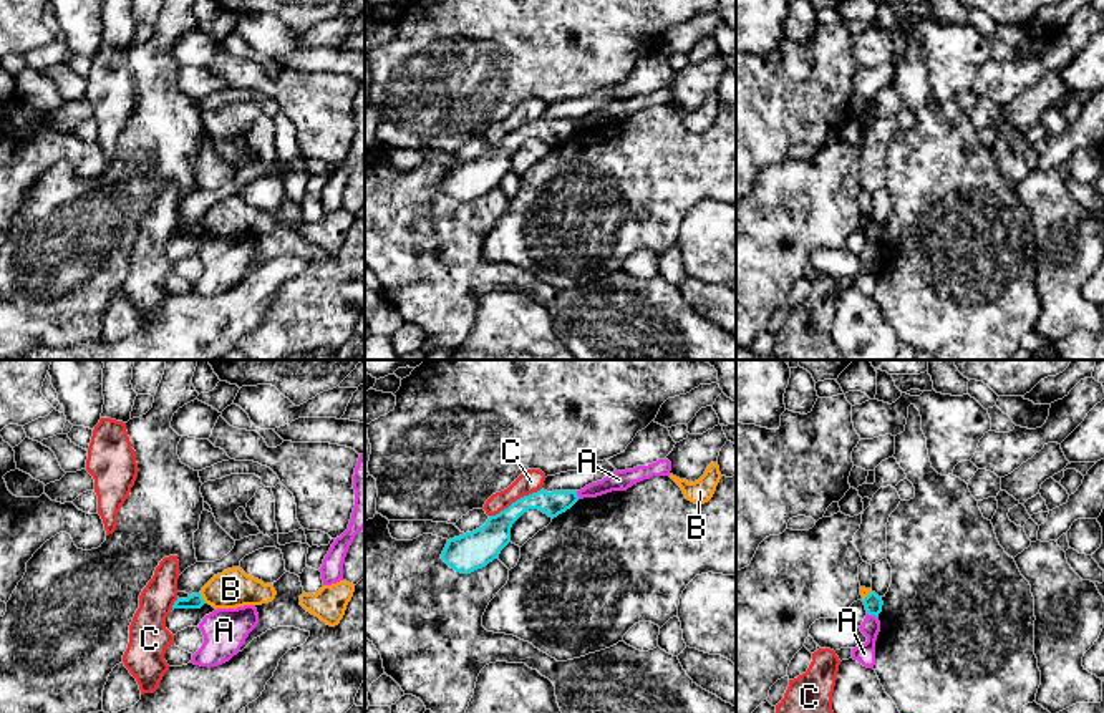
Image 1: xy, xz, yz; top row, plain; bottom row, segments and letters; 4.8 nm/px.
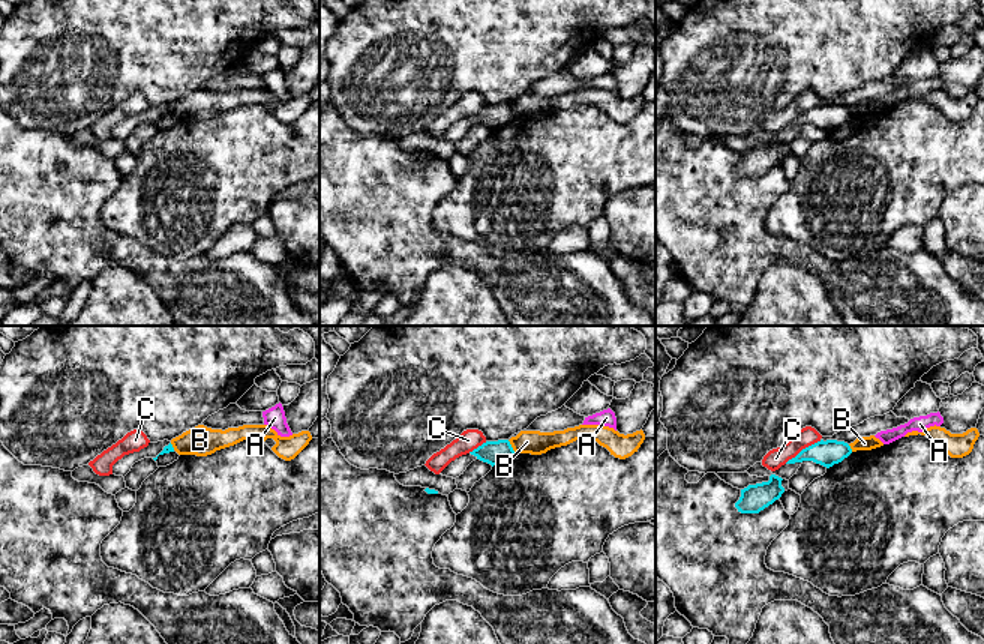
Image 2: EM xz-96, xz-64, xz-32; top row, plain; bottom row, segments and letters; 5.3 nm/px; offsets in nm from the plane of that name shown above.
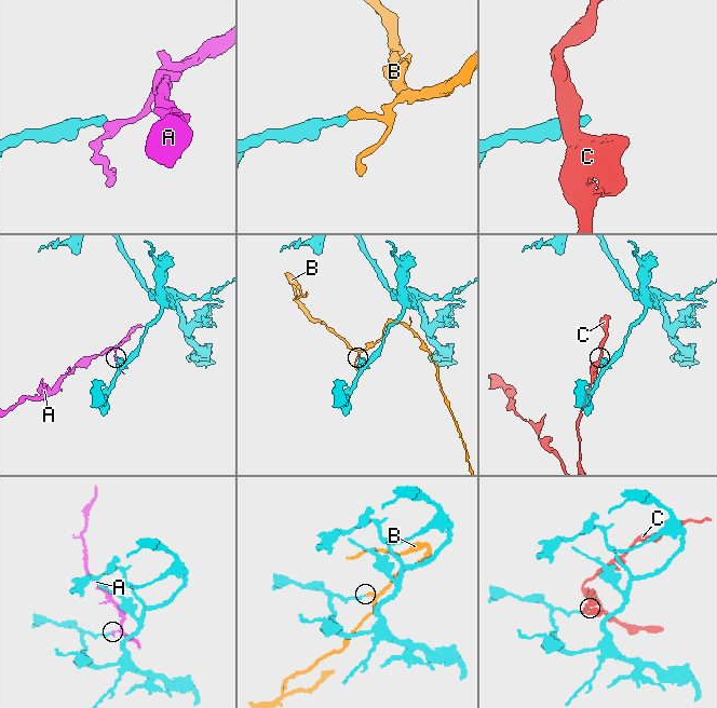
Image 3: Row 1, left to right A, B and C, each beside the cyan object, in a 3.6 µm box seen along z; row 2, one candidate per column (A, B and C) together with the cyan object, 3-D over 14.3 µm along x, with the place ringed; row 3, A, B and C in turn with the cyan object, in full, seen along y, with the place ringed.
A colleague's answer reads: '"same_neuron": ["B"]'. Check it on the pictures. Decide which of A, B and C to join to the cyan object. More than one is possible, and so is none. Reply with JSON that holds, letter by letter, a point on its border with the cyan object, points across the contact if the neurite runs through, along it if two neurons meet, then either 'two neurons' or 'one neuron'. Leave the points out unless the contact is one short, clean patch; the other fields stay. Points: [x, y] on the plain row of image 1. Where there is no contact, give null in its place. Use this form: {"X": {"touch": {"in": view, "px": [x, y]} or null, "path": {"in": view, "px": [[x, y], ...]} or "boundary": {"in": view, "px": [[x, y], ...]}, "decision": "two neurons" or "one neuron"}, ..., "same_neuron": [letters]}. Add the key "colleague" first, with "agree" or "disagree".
{"colleague": "disagree", "A": {"touch": {"in": "yz", "px": [872, 242]}, "boundary": {"in": "yz", "px": [[867, 241], [876, 246]]}, "decision": "two neurons"}, "B": {"touch": {"in": "xy", "px": [203, 227]}, "boundary": {"in": "xy", "px": [[199, 223], [206, 231]]}, "decision": "two neurons"}, "C": {"touch": {"in": "xz", "px": [516, 130]}, "boundary": {"in": "xz", "px": [[541, 116], [489, 145]]}, "decision": "two neurons"}, "same_neuron": []}

